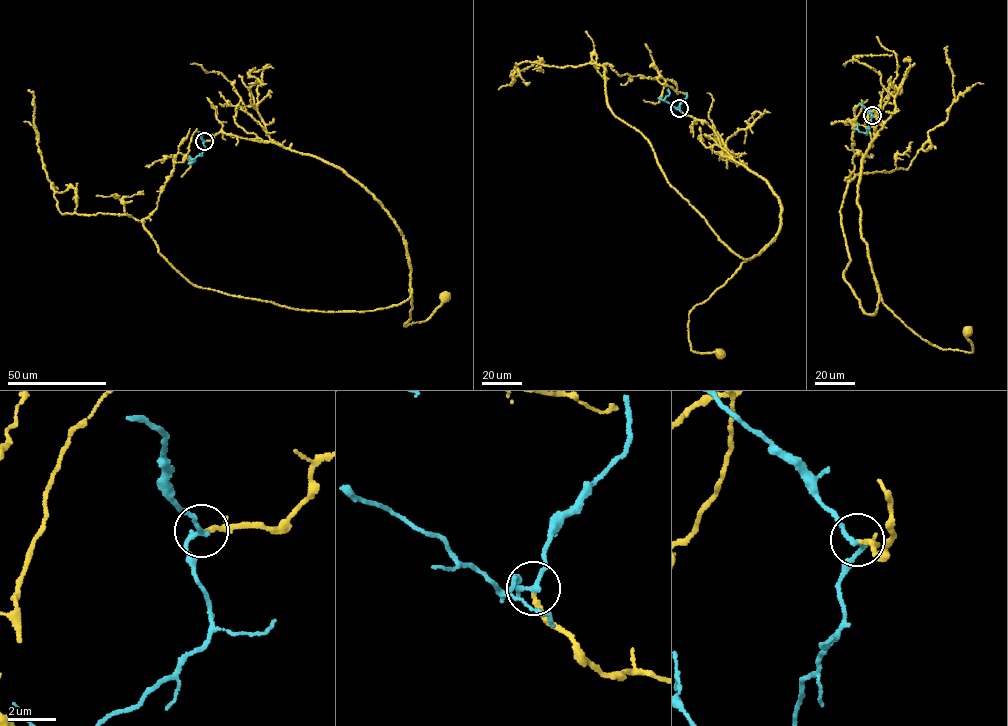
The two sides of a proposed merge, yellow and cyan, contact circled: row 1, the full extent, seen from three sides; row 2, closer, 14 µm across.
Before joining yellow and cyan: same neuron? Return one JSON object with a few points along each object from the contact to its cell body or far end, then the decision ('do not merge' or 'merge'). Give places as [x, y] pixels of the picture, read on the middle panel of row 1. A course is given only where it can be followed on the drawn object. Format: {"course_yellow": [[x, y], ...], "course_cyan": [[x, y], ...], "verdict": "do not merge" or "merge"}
{"course_yellow": [[679, 109], [705, 120], [735, 161], [765, 179], [781, 209], [775, 237], [690, 312], [691, 349], [720, 353]], "course_cyan": [[679, 108], [663, 100], [668, 95], [668, 88]], "verdict": "merge"}

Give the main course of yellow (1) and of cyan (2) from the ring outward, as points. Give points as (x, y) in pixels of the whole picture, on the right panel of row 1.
1: (872, 115), (857, 200), (877, 290), (940, 348), (972, 352), (967, 331)
2: (872, 115), (866, 132), (858, 131), (856, 124)

